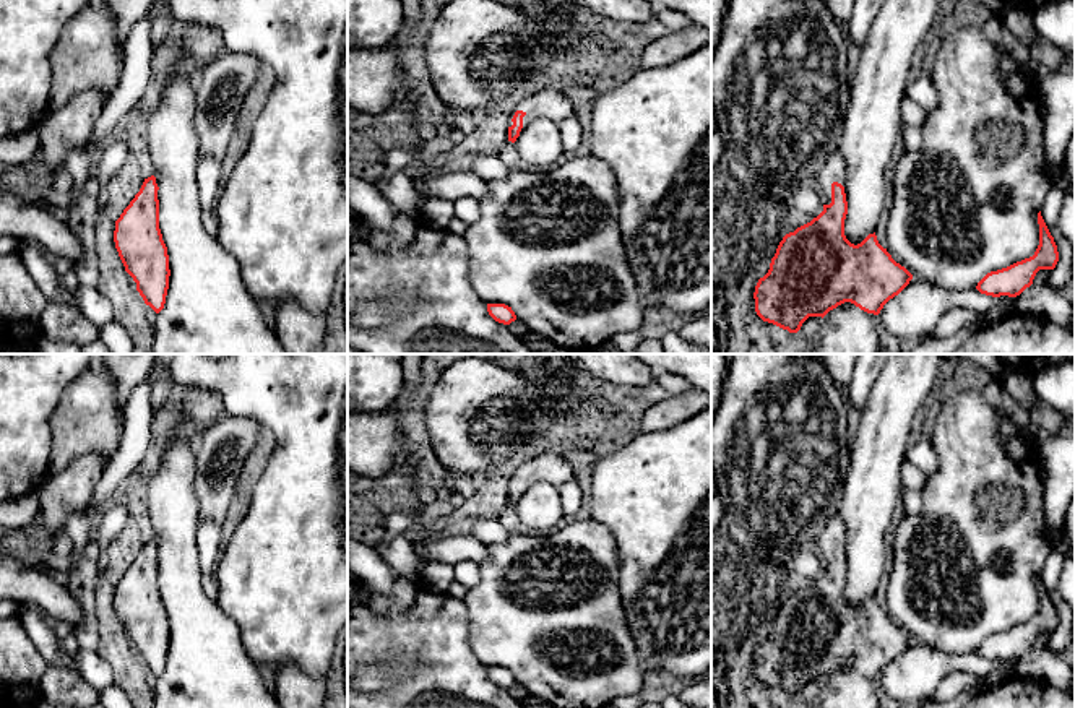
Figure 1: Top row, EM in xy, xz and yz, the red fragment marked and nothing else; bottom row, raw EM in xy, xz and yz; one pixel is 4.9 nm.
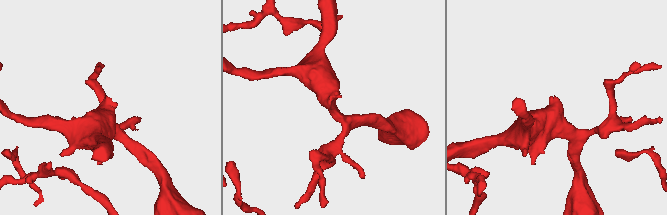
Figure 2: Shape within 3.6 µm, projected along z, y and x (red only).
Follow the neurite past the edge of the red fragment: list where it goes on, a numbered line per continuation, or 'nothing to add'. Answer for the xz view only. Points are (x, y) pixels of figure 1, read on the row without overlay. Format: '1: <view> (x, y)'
1: xz (548, 466)

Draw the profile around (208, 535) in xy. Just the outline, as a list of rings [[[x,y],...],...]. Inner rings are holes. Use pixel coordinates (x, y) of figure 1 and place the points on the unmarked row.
[[[201,520],[196,529],[198,563],[201,572],[201,586],[209,599],[218,601],[219,586],[214,576],[214,567],[221,557],[221,525],[211,520]]]

